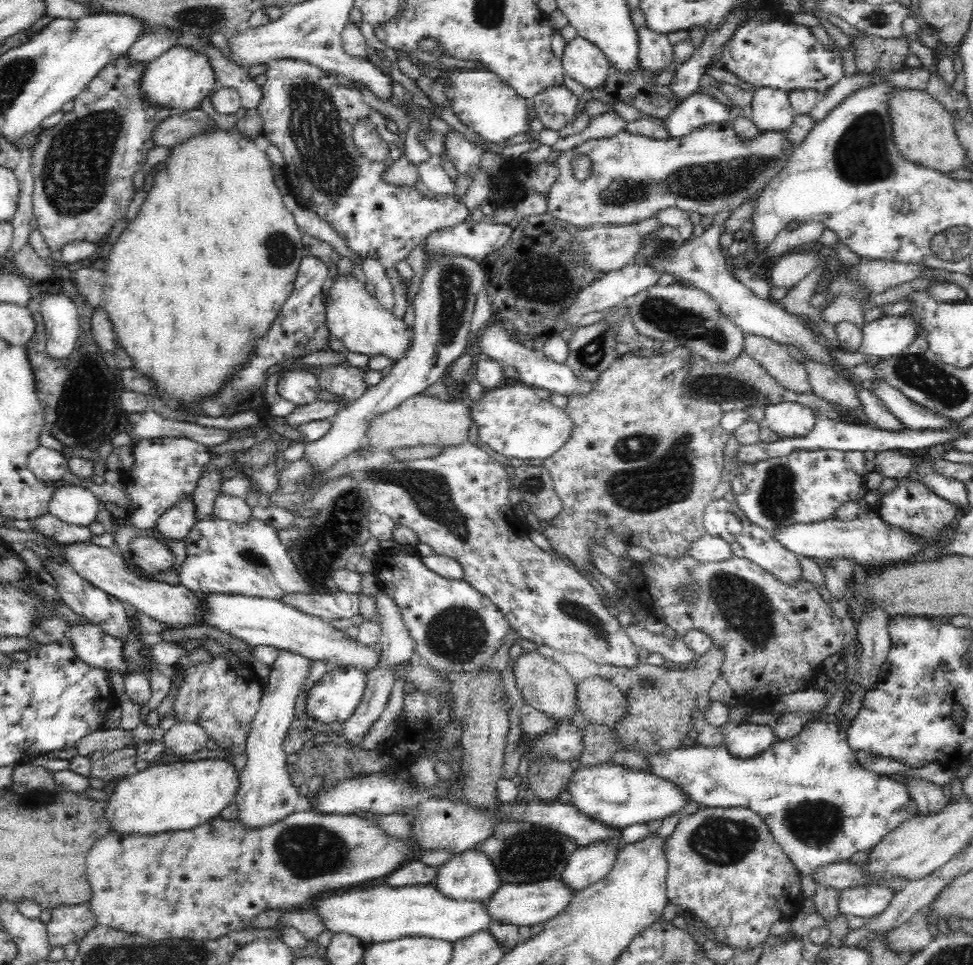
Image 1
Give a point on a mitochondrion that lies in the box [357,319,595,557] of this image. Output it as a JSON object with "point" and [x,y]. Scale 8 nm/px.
{"point":[532,485]}

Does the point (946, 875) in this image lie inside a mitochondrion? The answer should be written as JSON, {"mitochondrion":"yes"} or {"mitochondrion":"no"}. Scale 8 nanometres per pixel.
{"mitochondrion":"no"}

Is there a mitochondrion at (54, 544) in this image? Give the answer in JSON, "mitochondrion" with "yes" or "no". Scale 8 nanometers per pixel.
{"mitochondrion":"no"}

